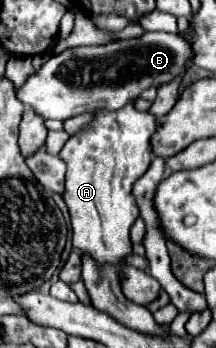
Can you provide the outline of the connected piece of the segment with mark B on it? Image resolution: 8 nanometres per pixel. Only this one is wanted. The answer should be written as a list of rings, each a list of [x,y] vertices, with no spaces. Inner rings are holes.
[[[144,33],[138,39],[118,39],[108,45],[96,45],[96,47],[74,47],[64,53],[52,55],[36,73],[32,73],[26,83],[16,91],[18,101],[32,107],[40,117],[44,119],[68,119],[76,117],[80,113],[88,113],[94,109],[120,109],[128,101],[136,99],[144,89],[158,87],[162,83],[172,81],[186,63],[194,57],[194,51],[190,51],[190,45],[176,33]]]

